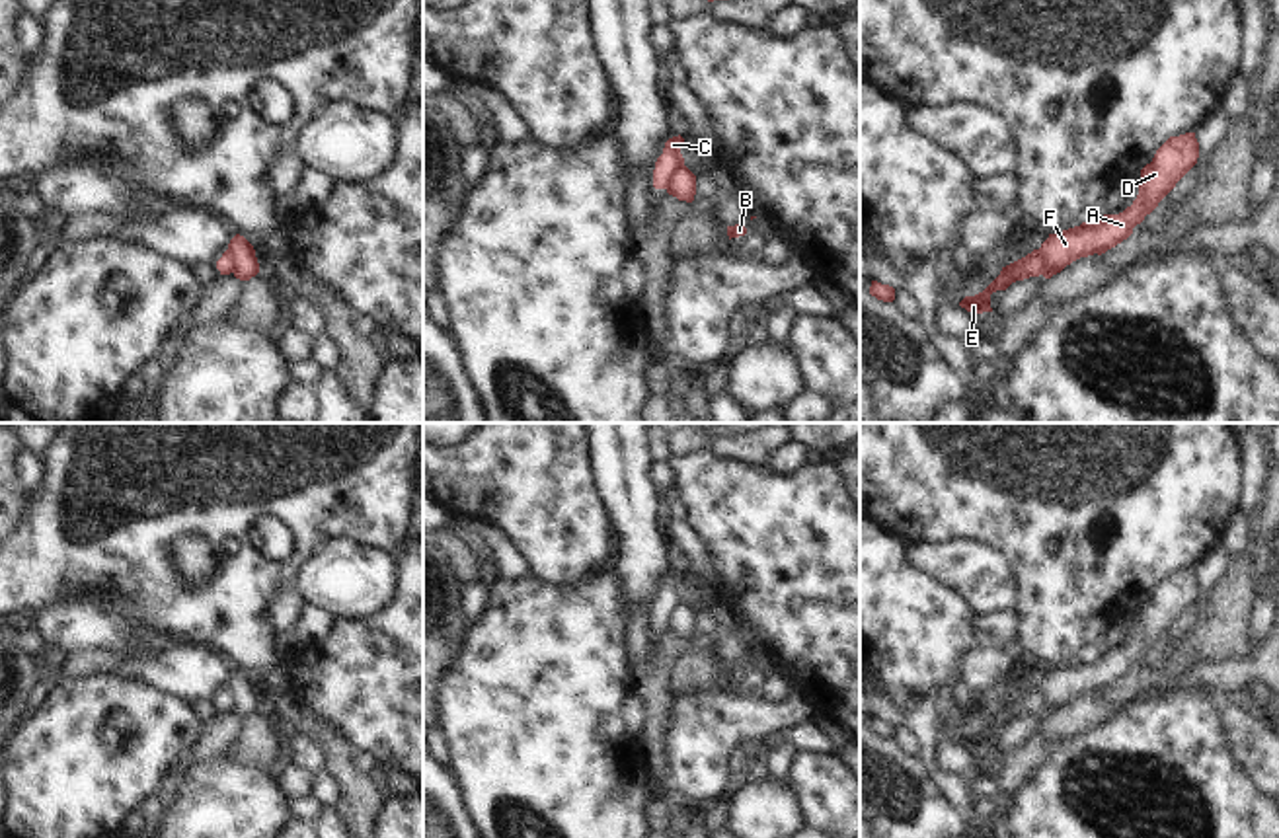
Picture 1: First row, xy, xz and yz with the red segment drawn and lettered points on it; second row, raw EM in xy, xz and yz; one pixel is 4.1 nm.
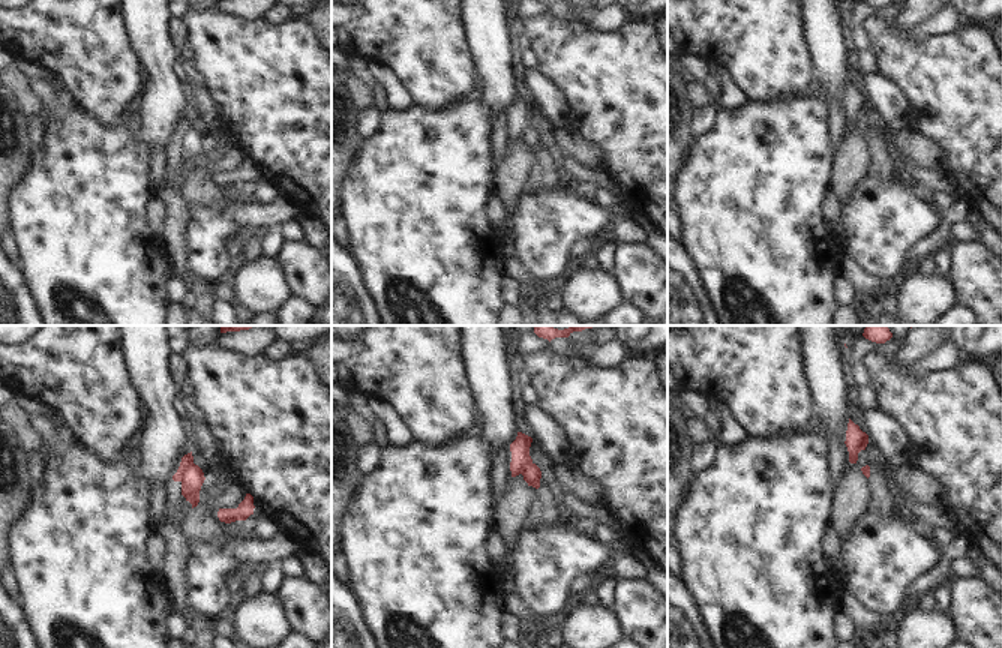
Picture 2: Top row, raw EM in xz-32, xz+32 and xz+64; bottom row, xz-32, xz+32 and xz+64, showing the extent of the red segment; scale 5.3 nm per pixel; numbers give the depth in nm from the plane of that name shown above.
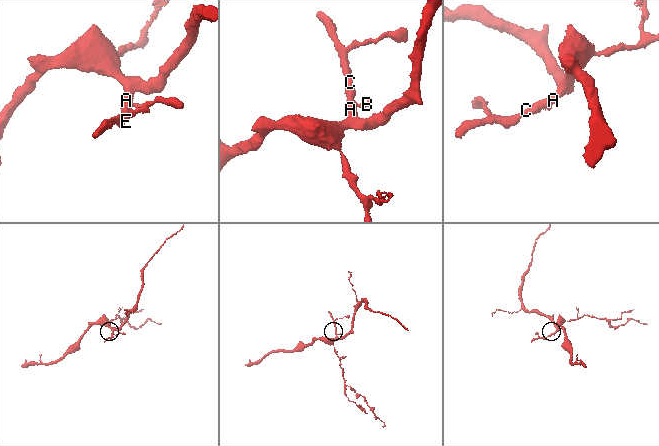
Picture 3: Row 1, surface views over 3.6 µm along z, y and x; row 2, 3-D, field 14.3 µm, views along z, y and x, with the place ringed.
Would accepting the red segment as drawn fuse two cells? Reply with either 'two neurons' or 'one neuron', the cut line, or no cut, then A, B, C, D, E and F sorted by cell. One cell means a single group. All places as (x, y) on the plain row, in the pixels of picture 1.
two neurons; cut in xz along (683, 601), (675, 607), (667, 626); A B D F / C E

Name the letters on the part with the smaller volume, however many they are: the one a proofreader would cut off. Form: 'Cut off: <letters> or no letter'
Cut off: C, E

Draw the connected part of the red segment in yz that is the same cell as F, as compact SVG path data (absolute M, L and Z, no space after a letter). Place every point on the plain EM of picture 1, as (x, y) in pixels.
M1195 569L1170 573L1141 606L1139 631L1119 651L1094 653L1080 663L1049 670L1039 690L1047 704L1045 715L1061 709L1080 694L1102 692L1133 670L1133 665L1150 651L1176 620L1197 600L1199 579Z

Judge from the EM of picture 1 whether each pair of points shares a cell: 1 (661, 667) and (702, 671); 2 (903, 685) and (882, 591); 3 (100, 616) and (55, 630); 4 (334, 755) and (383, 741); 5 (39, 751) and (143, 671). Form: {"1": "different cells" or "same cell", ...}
{"1": "different cells", "2": "same cell", "3": "same cell", "4": "different cells", "5": "different cells"}

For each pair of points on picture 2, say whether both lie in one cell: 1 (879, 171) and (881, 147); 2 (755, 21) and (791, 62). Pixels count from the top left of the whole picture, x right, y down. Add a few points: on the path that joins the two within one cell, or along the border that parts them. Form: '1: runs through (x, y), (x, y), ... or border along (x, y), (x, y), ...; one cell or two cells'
1: runs through (881, 165), (881, 153); one cell
2: runs through (761, 32), (780, 51); one cell

